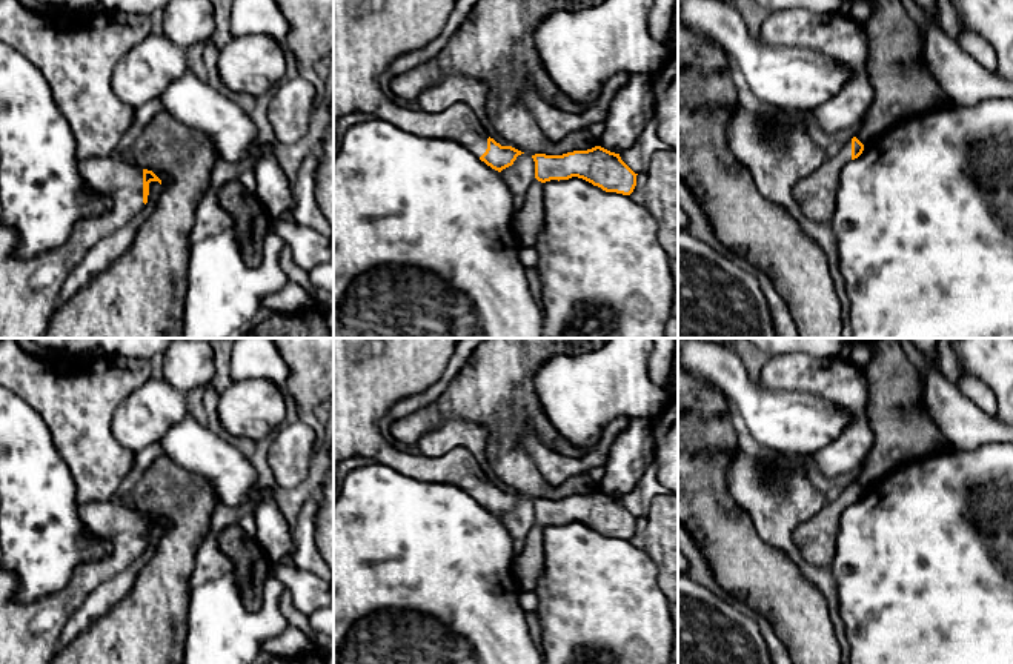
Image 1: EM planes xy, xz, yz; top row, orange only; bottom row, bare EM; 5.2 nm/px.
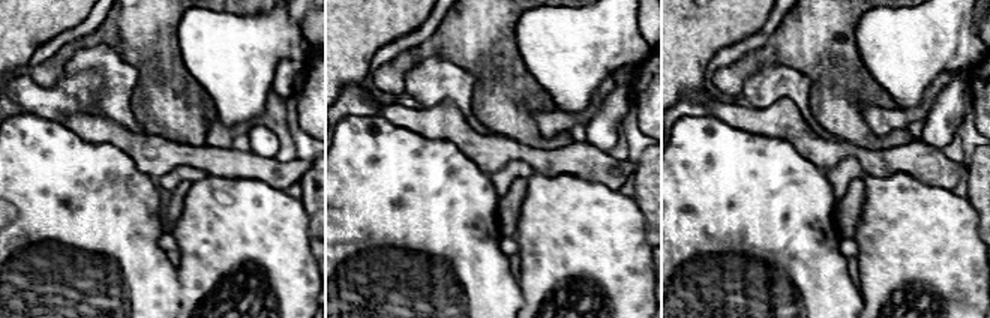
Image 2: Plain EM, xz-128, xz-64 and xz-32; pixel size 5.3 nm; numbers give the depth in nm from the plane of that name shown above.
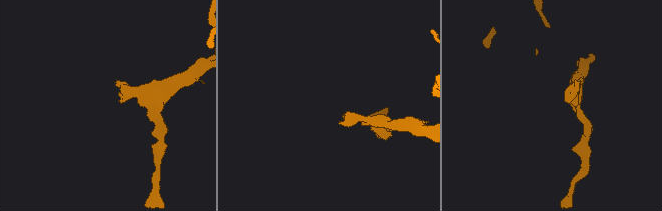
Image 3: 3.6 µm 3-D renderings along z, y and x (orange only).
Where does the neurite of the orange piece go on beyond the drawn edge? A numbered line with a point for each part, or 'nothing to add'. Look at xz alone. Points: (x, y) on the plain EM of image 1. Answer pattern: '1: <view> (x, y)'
1: xz (365, 388)

